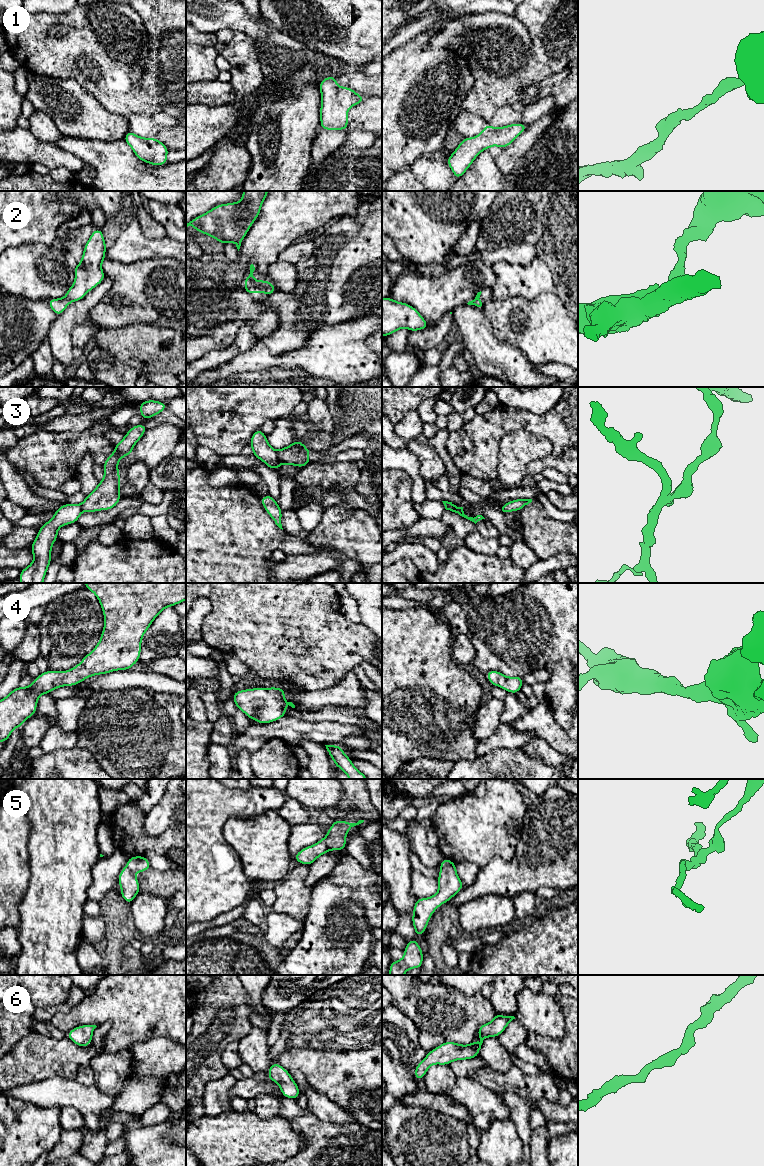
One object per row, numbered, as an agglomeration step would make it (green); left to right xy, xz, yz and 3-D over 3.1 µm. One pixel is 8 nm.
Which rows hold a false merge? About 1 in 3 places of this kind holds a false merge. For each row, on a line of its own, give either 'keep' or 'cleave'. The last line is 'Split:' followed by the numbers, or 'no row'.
1: keep
2: keep
3: cleave
4: keep
5: cleave
6: keep
Split: 3, 5

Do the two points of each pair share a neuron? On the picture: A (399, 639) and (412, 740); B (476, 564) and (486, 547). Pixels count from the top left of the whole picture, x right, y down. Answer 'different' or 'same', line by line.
A: same
B: different

